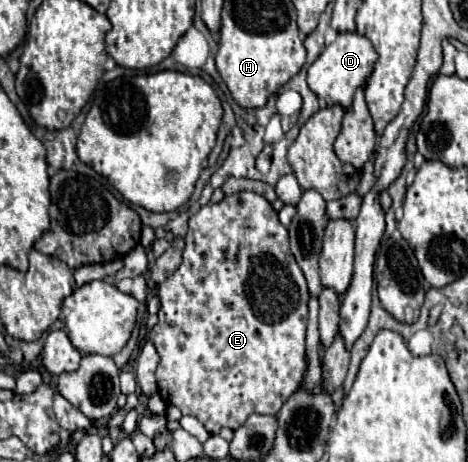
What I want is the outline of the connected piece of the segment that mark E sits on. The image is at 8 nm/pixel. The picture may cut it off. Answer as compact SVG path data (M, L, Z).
M237 192L231 196L225 196L219 204L207 204L203 206L195 216L189 220L189 232L185 238L185 252L181 266L167 278L163 284L159 284L159 298L161 298L161 310L159 310L159 322L153 326L149 340L155 344L161 362L157 368L157 384L159 384L159 396L165 398L167 404L177 406L183 416L195 416L199 422L205 424L205 428L211 434L217 434L221 428L237 430L251 414L277 414L287 402L287 398L301 386L303 376L307 372L307 358L305 358L305 326L307 326L307 282L297 266L293 254L289 252L289 234L287 228L281 226L277 212L273 206L255 192Z

